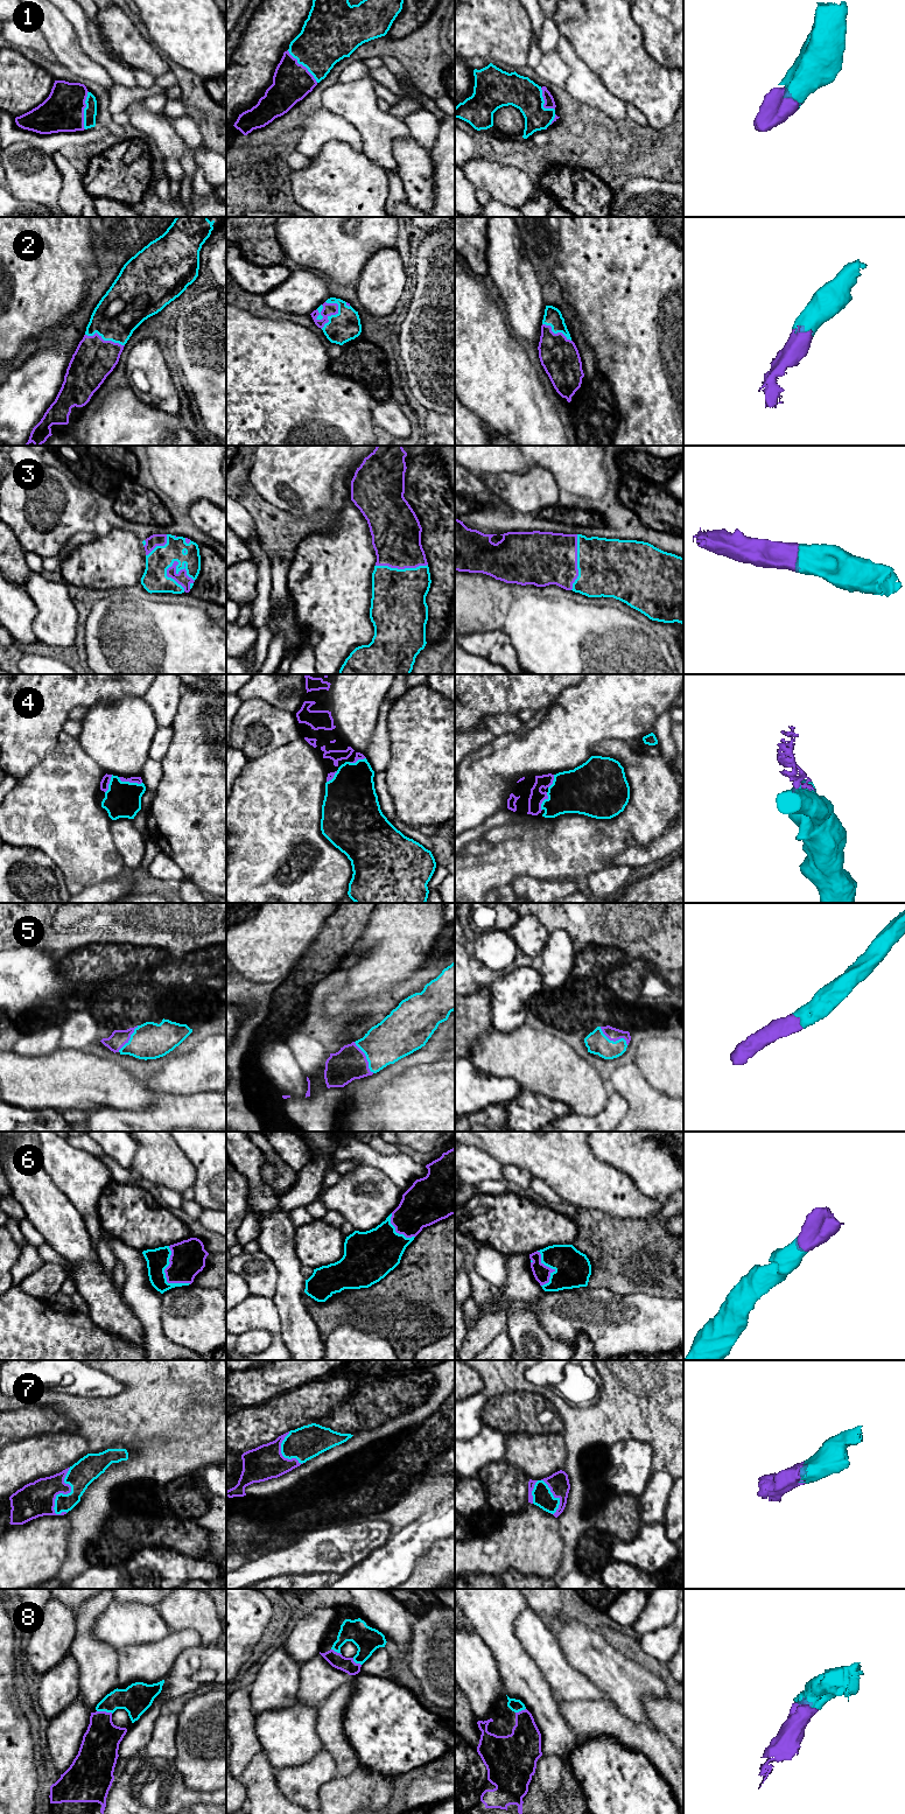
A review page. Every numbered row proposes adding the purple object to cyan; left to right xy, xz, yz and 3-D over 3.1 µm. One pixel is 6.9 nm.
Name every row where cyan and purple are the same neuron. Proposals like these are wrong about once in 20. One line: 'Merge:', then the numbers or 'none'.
Merge: 1, 2, 3, 4, 5, 6, 7, 8

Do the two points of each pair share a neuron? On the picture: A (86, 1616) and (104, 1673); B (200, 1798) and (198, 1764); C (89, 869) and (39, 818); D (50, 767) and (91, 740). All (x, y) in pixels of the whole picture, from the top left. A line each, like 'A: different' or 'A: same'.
A: same
B: different
C: same
D: different

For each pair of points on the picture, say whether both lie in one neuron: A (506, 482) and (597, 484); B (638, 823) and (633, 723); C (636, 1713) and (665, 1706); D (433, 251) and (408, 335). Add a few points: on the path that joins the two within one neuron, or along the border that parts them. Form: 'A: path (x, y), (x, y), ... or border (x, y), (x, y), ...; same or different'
A: path (528, 482), (575, 482); same
B: border (601, 742), (624, 740), (629, 743); different
C: border (667, 1695), (643, 1697), (643, 1708), (649, 1721); different
D: path (433, 272), (433, 310), (429, 314); same

